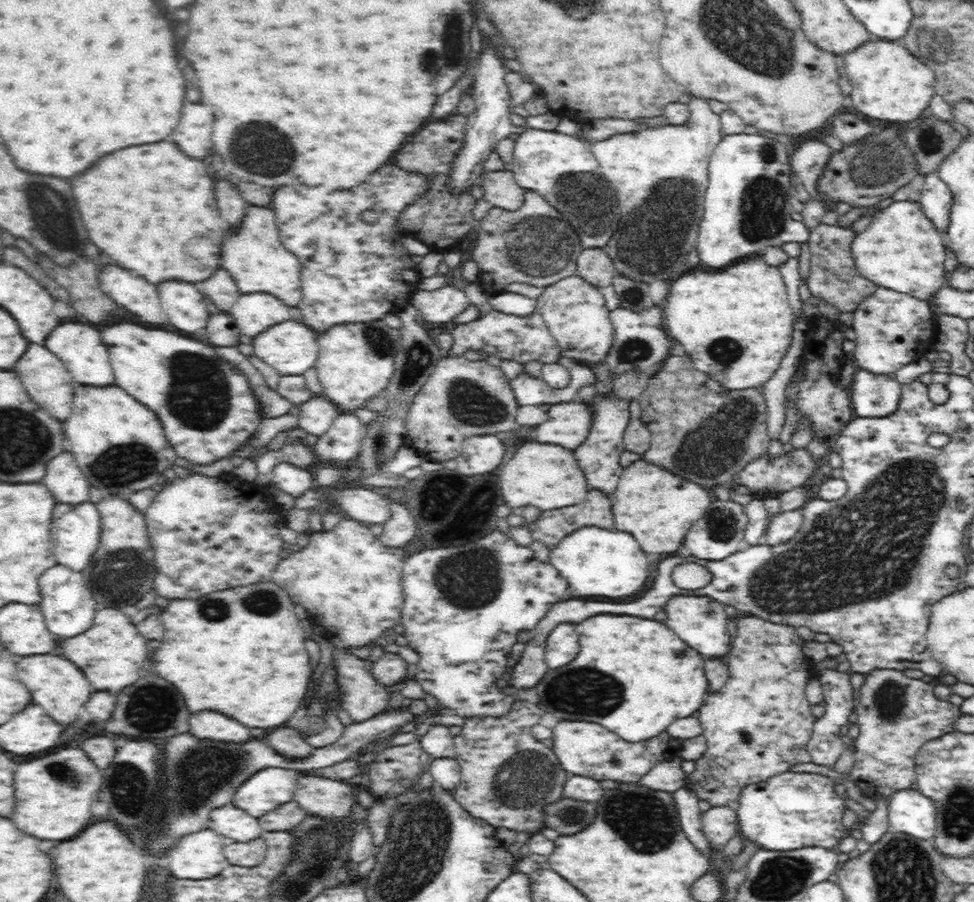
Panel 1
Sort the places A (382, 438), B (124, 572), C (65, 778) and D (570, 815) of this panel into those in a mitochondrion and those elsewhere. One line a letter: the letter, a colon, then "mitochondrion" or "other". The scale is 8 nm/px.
A: mitochondrion
B: mitochondrion
C: mitochondrion
D: mitochondrion

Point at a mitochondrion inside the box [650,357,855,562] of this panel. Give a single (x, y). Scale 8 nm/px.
(724, 436)

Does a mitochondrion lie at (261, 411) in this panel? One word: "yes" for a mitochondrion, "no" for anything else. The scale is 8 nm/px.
no

